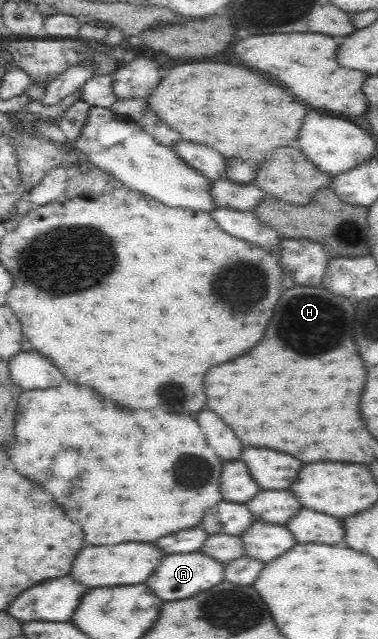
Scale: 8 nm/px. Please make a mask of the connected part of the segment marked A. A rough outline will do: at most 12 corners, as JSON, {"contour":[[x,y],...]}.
{"contour":[[200,551],[164,556],[146,586],[164,602],[224,581]]}

